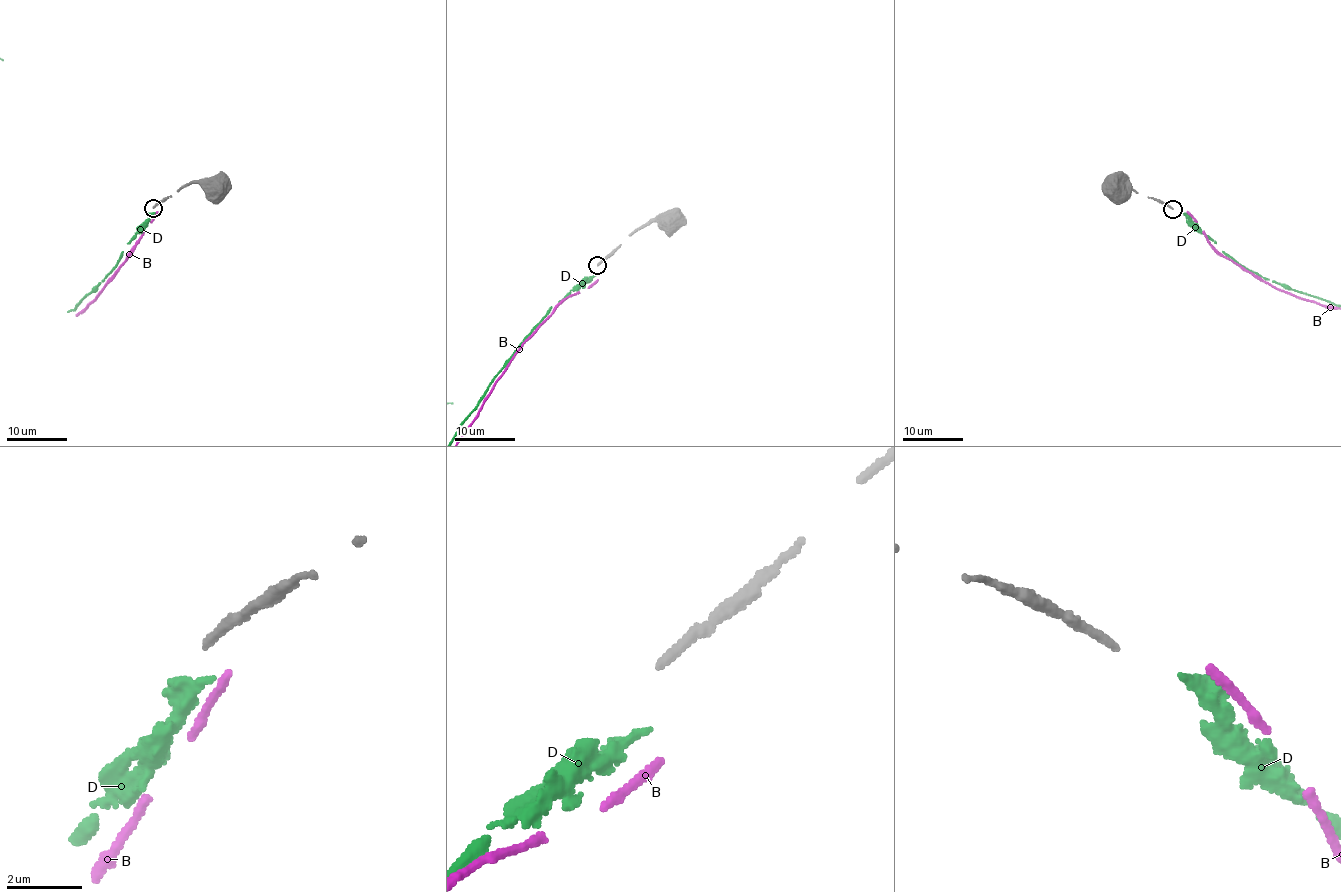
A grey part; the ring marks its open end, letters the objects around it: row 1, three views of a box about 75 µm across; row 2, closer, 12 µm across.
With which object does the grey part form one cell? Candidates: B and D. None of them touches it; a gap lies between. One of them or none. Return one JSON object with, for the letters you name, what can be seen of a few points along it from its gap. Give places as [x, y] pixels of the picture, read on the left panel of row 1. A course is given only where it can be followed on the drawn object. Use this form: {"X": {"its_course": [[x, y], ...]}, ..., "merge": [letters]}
{"merge": []}

